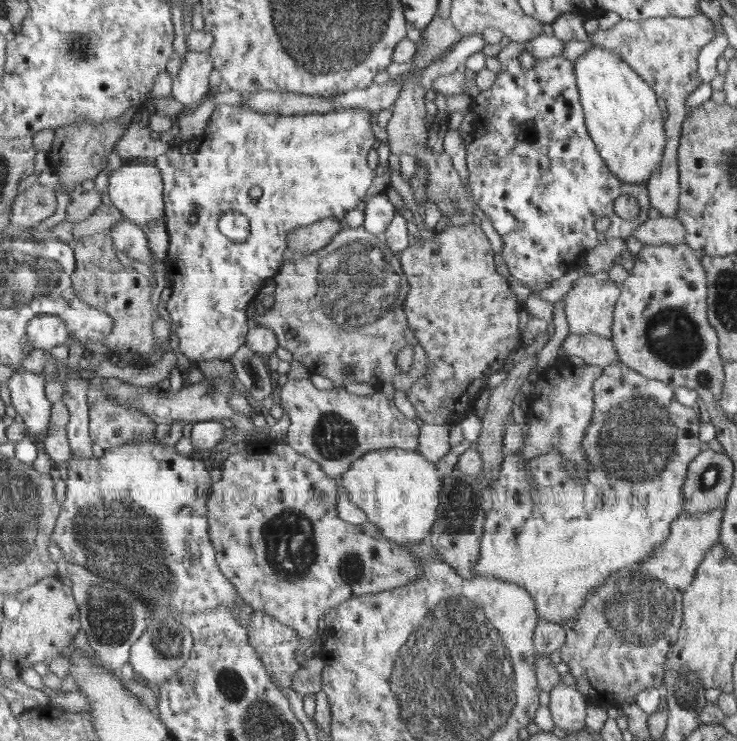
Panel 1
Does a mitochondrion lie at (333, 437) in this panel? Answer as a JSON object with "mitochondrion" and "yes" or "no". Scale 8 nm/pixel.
{"mitochondrion":"yes"}

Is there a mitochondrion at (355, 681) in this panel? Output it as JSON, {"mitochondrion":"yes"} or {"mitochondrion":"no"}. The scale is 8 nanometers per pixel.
{"mitochondrion":"no"}

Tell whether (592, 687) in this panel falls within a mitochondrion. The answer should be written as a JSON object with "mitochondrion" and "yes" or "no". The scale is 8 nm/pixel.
{"mitochondrion":"no"}

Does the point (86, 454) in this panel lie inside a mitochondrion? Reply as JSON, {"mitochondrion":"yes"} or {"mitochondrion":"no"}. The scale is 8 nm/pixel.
{"mitochondrion":"no"}

